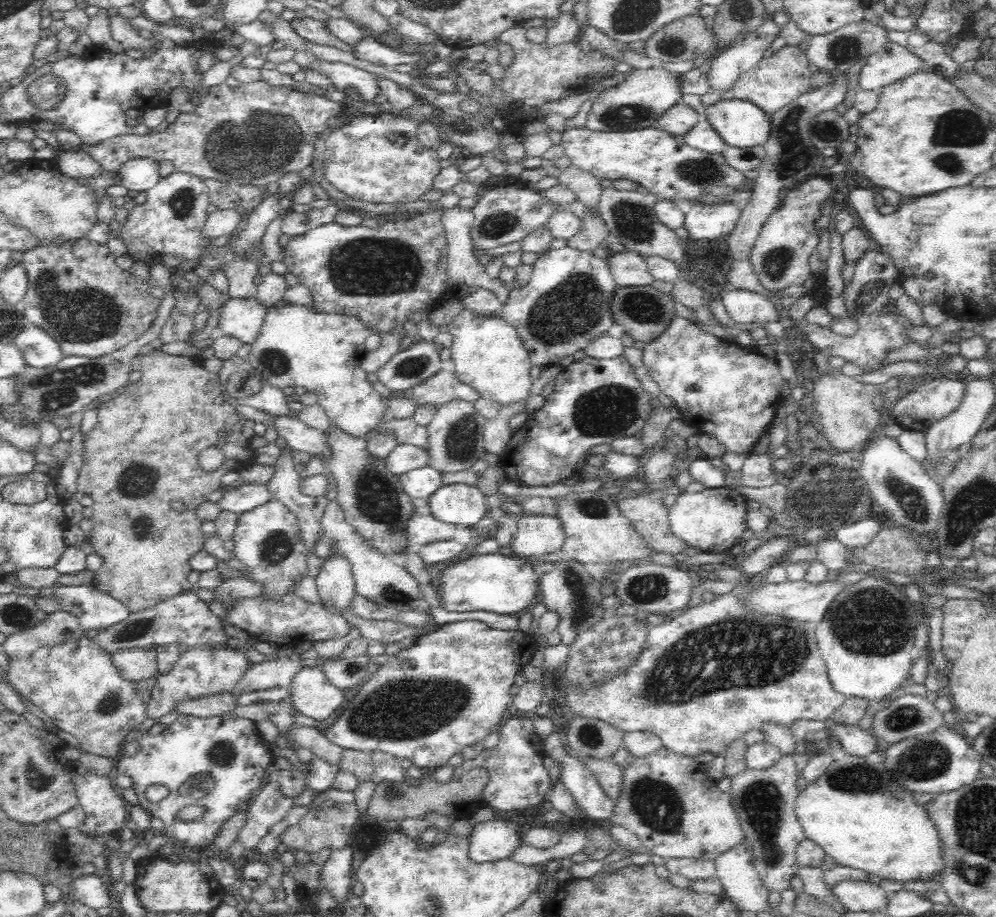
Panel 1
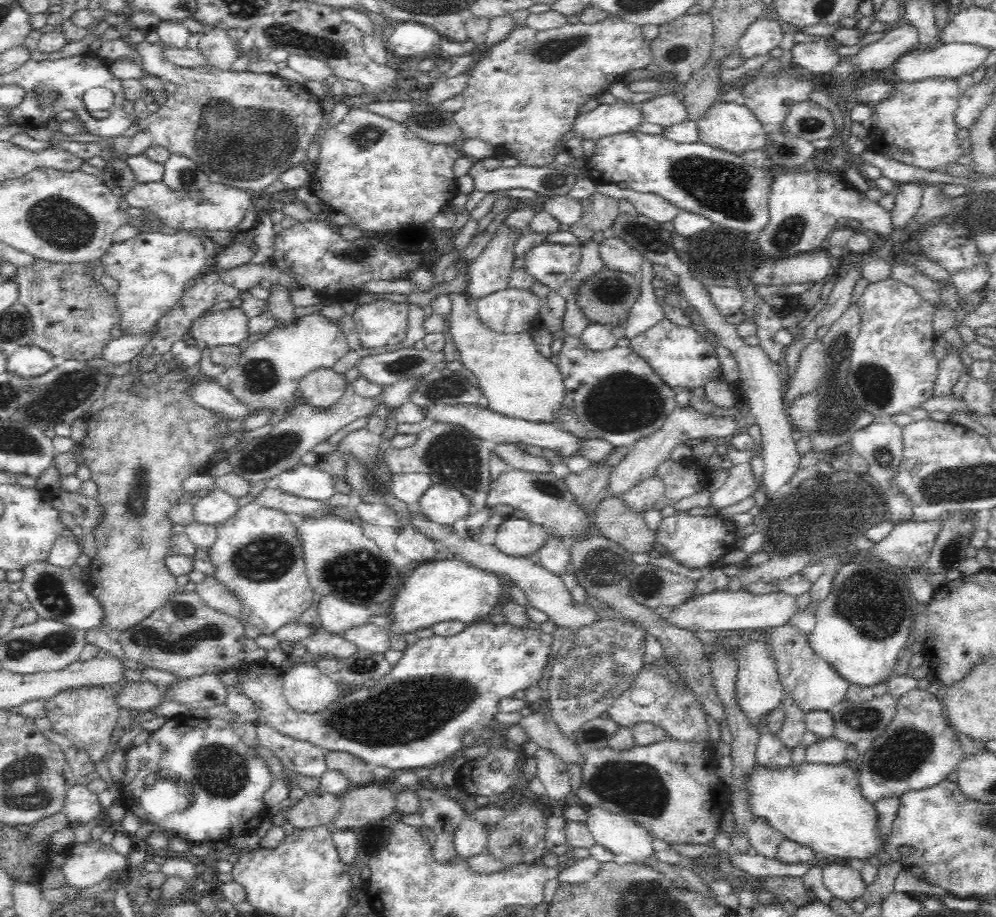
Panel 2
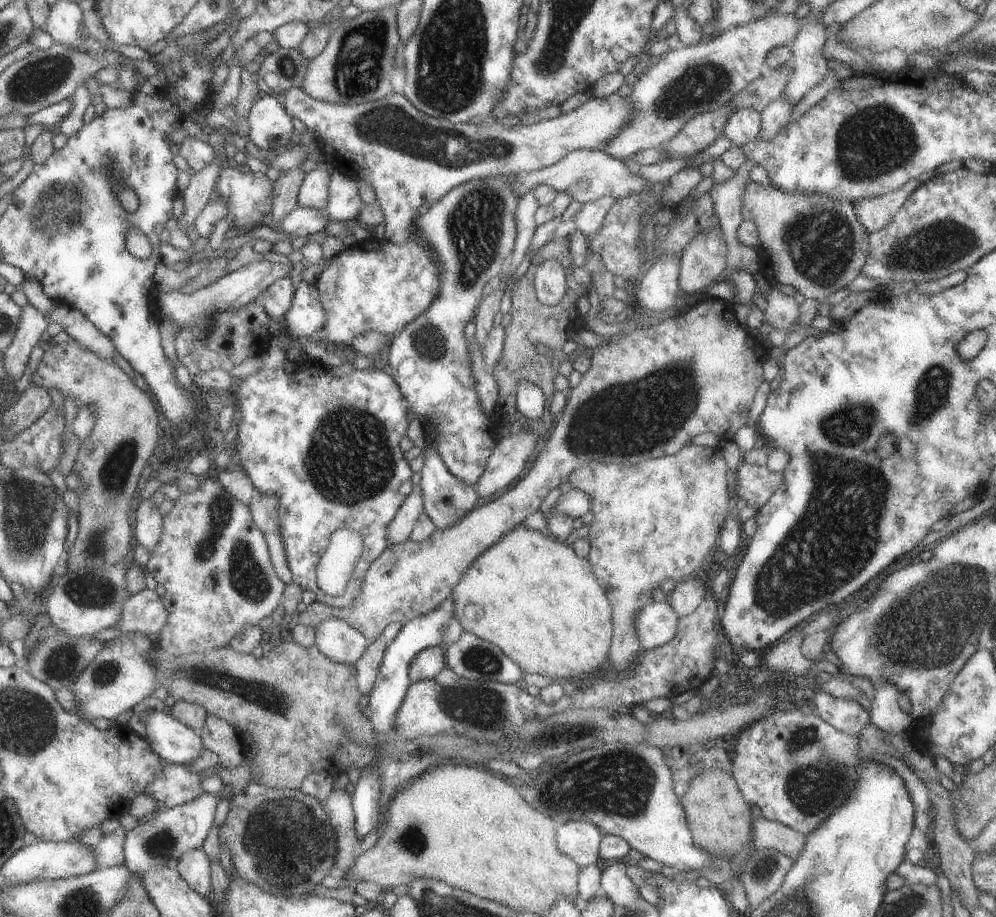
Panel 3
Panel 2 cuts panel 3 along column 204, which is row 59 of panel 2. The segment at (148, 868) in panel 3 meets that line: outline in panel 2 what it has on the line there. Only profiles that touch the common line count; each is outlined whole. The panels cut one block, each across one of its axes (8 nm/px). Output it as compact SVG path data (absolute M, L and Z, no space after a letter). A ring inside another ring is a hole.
M828 38L816 40L812 44L798 42L790 48L790 52L796 66L814 74L824 74L838 66L838 46L832 44Z

